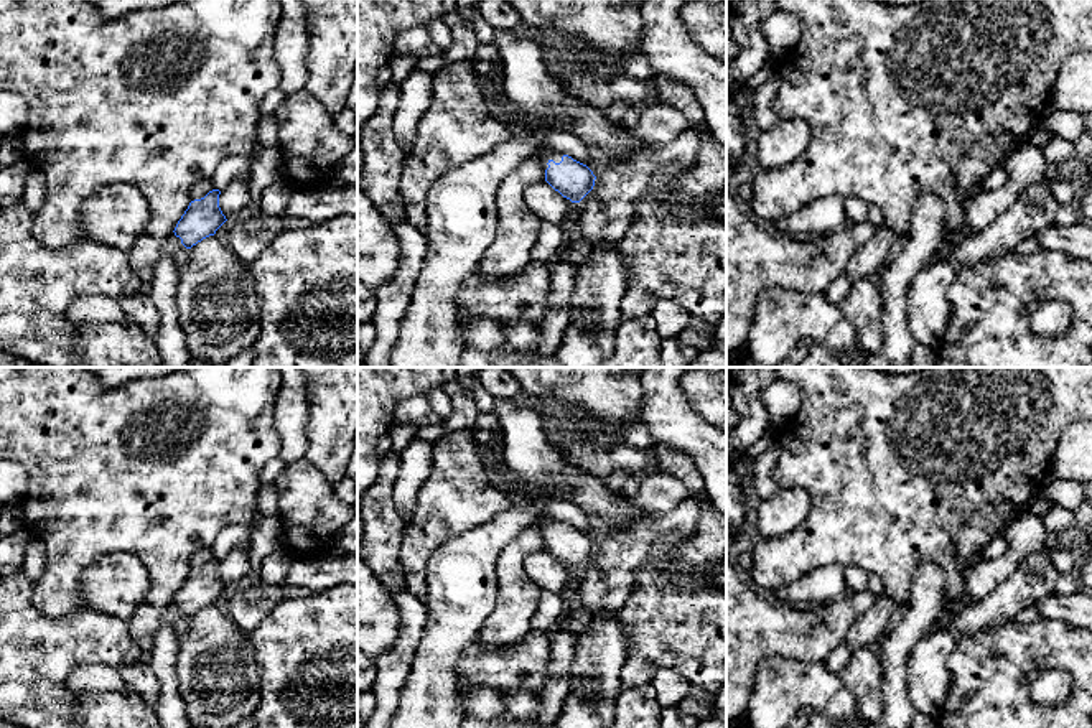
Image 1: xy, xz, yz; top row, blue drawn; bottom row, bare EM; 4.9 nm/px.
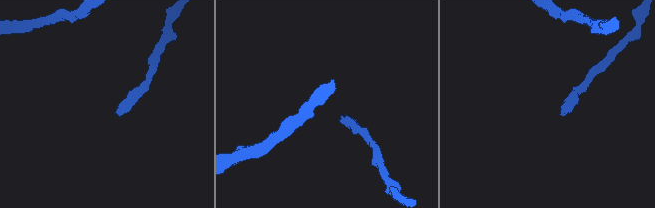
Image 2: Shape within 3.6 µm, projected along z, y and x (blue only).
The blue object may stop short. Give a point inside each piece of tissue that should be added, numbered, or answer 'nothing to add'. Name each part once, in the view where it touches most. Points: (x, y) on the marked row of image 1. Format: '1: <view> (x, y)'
1: xz (550, 154)

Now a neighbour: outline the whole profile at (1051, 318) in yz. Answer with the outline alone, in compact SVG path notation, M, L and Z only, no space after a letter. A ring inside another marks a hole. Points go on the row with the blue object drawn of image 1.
M1048 300L1026 306L1031 331L1044 339L1064 334L1072 321L1072 308L1066 301Z

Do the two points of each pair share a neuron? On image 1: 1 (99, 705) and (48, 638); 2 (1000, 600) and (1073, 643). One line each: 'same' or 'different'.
1: different
2: different

